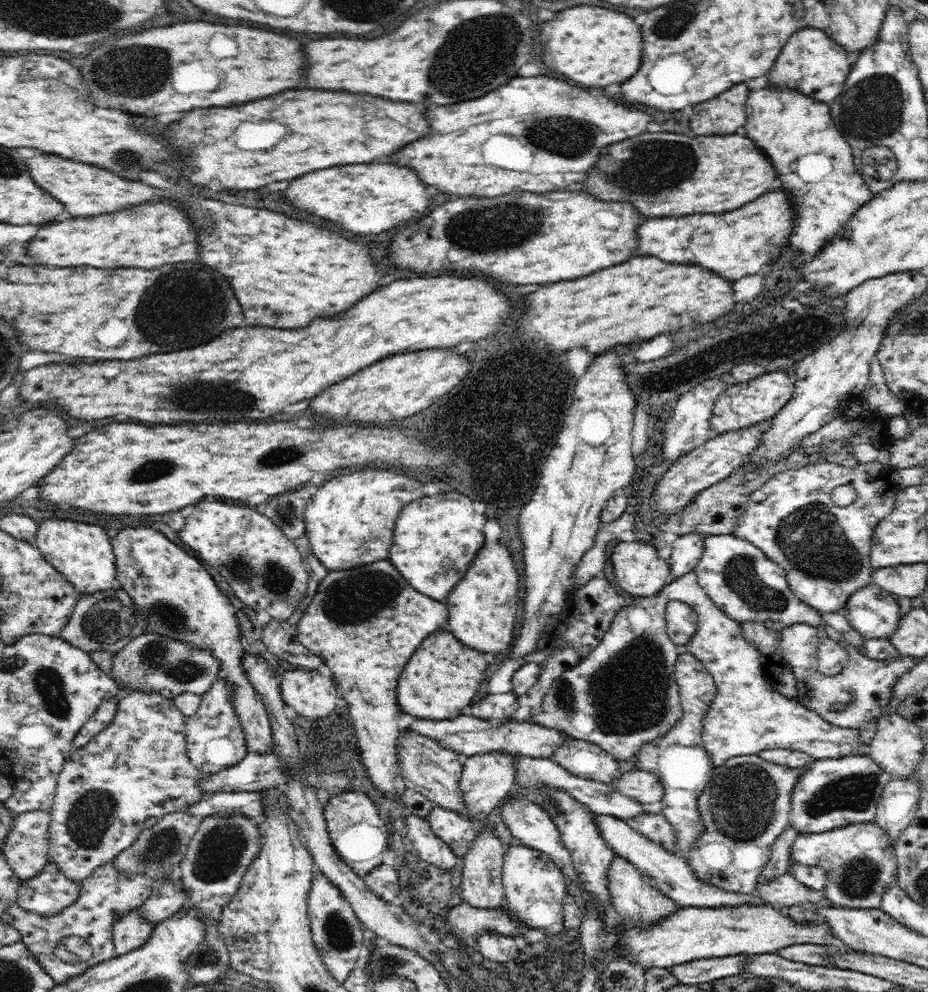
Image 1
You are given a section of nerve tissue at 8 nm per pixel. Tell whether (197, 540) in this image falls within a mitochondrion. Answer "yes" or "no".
no

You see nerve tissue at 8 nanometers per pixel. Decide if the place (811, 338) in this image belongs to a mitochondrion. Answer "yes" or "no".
no

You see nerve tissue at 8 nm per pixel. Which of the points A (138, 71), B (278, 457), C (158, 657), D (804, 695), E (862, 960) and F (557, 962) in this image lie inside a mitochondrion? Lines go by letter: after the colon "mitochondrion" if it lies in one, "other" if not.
A: mitochondrion
B: mitochondrion
C: mitochondrion
D: other
E: other
F: other

